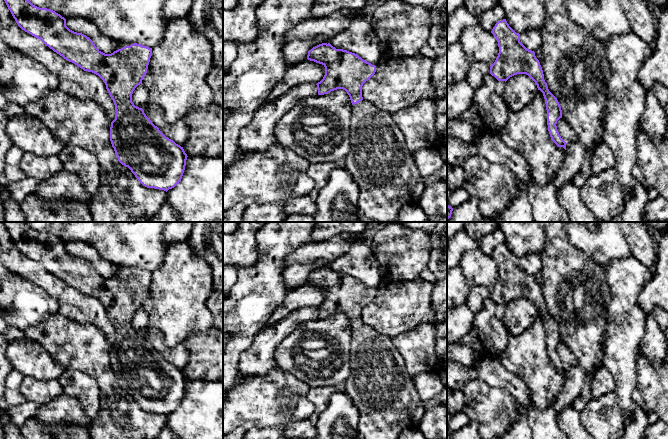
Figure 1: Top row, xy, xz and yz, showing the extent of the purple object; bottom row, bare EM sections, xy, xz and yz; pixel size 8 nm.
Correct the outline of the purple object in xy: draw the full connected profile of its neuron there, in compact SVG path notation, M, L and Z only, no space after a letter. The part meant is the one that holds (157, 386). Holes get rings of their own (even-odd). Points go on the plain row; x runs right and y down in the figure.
M26 222L2 223L22 254L40 263L67 285L74 287L84 295L98 299L103 304L116 334L115 343L110 351L110 365L118 385L128 391L138 405L147 412L167 416L179 408L188 381L183 371L166 361L146 340L144 334L132 326L133 315L142 308L147 297L152 272L134 267L111 278L105 278L89 261L70 254L66 250L66 243L55 235L39 232Z

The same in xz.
M330 267L313 271L308 275L307 283L325 291L323 303L316 308L318 319L343 313L350 321L350 374L343 390L359 412L359 438L399 439L404 430L416 429L424 414L424 402L416 389L415 380L407 372L404 359L392 338L378 333L362 321L362 310L375 298L376 290L355 277L336 273Z

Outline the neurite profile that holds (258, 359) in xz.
M315 307L294 310L274 325L263 328L254 337L251 346L239 358L240 377L263 376L277 367L274 358L276 347L299 325L318 319Z

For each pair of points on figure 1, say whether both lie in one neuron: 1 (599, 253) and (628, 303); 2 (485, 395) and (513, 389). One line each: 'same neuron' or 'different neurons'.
1: different neurons
2: different neurons

